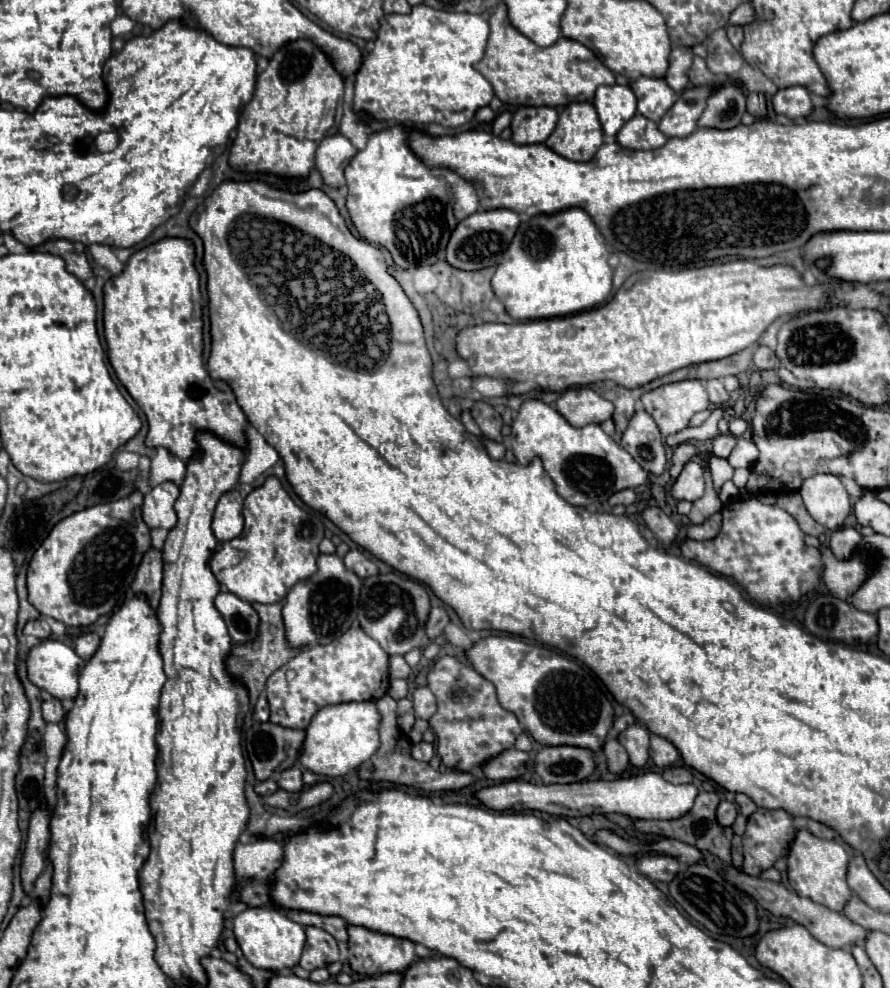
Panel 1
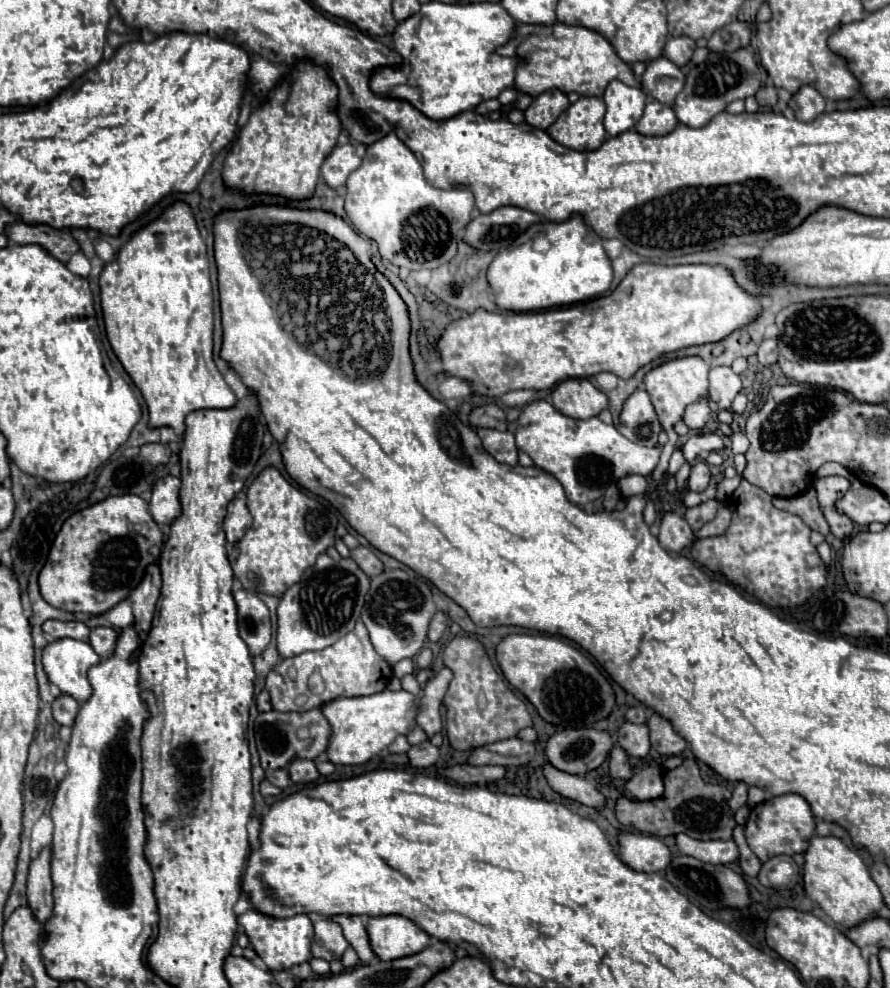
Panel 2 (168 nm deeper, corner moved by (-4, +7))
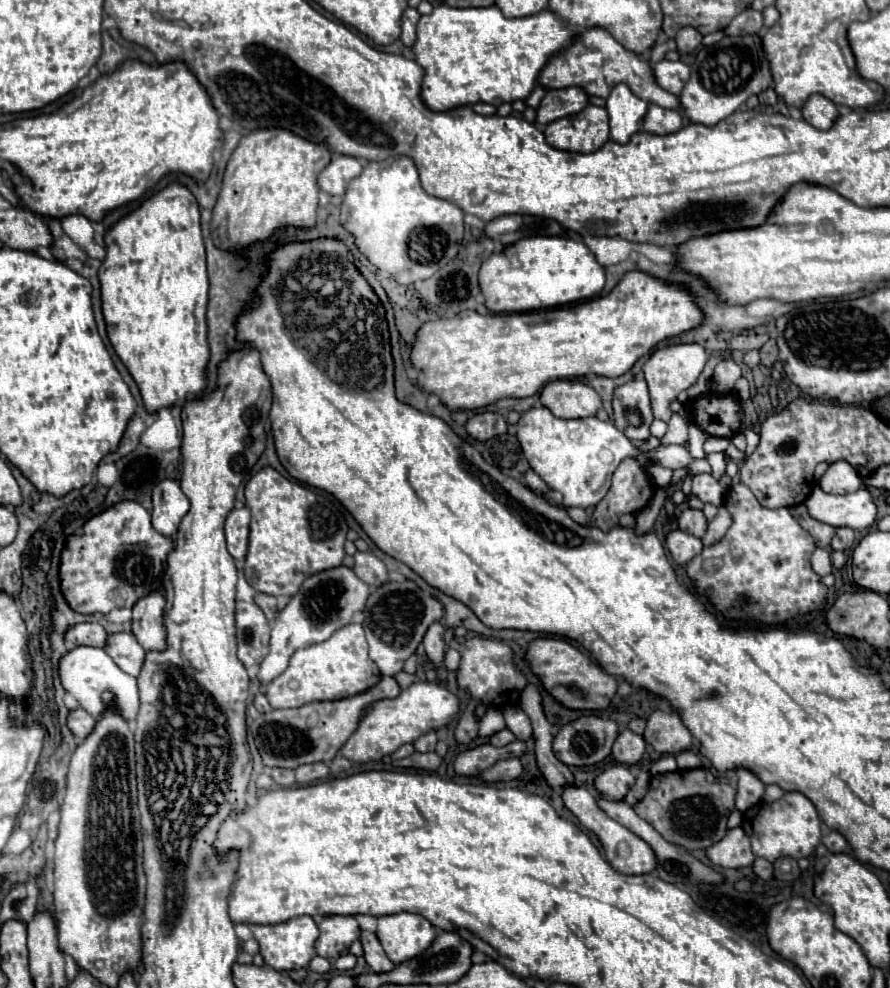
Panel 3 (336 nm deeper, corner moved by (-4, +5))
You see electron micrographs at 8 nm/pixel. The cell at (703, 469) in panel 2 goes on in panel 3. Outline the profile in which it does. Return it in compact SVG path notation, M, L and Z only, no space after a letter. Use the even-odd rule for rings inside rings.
M706 473L692 477L692 495L696 495L700 501L712 503L718 507L724 503L724 493L726 489L720 485L716 477L706 475Z

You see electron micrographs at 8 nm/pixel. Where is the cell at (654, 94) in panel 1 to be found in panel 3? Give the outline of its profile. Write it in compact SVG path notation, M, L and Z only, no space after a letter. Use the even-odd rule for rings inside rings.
M662 59L662 61L658 61L654 65L654 77L656 77L656 83L662 89L666 89L666 91L670 91L674 95L680 95L684 83L690 77L690 67L686 63L682 63L682 61L666 61L666 59Z

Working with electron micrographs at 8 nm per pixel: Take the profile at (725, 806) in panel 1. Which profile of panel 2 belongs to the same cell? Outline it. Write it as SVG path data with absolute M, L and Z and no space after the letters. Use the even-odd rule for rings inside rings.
M738 783L736 785L736 789L734 789L734 793L732 793L732 797L730 797L730 801L728 801L728 807L732 809L732 811L738 811L742 805L746 805L746 789L748 789L748 785L746 783Z

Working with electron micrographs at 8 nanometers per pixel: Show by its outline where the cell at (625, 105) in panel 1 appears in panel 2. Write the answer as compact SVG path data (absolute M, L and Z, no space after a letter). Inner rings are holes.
M610 81L602 99L606 103L604 127L610 135L620 135L632 129L642 117L646 105L646 95L642 89L628 87L620 81Z

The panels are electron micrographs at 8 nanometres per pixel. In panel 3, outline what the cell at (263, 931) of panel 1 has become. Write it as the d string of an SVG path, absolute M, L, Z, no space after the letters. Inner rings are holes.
M300 915L290 921L278 925L250 925L254 939L260 943L260 955L264 957L266 965L274 967L276 971L292 971L308 967L314 953L314 943L318 939L318 927L310 915Z

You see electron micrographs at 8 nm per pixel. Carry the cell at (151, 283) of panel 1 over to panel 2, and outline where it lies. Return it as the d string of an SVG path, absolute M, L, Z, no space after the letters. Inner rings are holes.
M182 201L174 203L154 223L150 223L148 227L136 231L132 235L132 239L118 251L116 259L112 263L104 265L104 271L100 275L100 289L102 289L102 313L104 313L104 325L106 325L108 341L112 345L112 351L120 359L122 367L132 377L134 385L140 389L146 405L150 403L150 427L152 429L166 425L166 427L172 427L178 437L182 437L184 431L186 431L184 419L194 409L230 409L238 403L234 391L228 387L228 383L224 381L222 373L218 371L218 367L214 365L214 359L212 359L212 283L210 283L210 271L208 271L206 243L202 241L202 237L198 233L198 227L196 227L196 221L194 221L194 215L192 215L192 211L186 203L182 203Z

